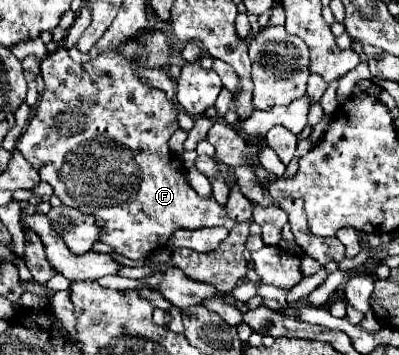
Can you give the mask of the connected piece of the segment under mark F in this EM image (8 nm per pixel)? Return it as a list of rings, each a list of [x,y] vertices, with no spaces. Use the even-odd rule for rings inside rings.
[[[143,29],[143,35],[135,43],[123,43],[123,51],[107,51],[87,63],[75,63],[67,47],[59,47],[55,53],[43,59],[41,77],[45,91],[37,111],[33,111],[27,129],[17,141],[17,149],[39,169],[43,181],[47,181],[63,205],[81,209],[89,207],[95,215],[97,227],[105,233],[99,241],[111,245],[117,253],[129,259],[143,259],[151,251],[165,247],[169,237],[177,229],[203,229],[203,227],[227,227],[235,223],[227,217],[225,205],[219,205],[213,197],[201,199],[185,179],[183,163],[177,159],[167,141],[177,125],[177,115],[171,109],[165,91],[143,83],[133,69],[155,69],[167,65],[173,53],[171,37],[161,29]]]

